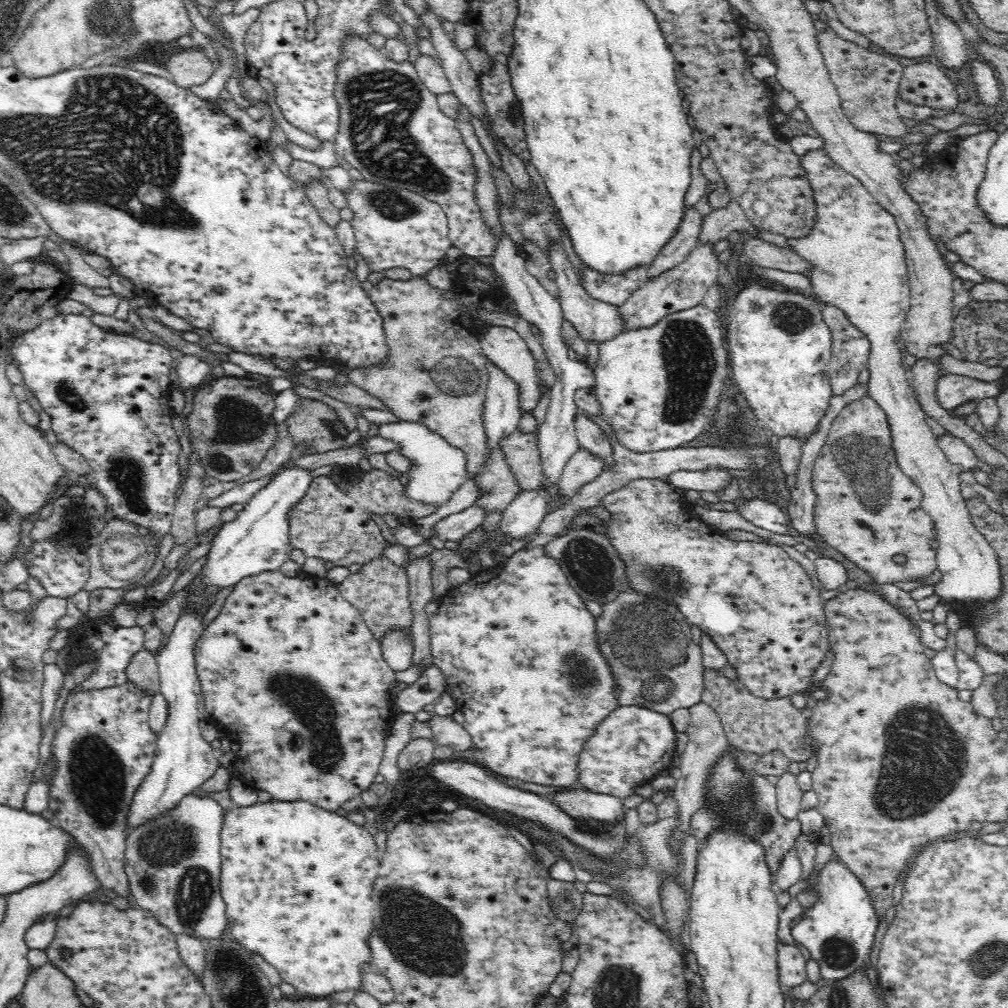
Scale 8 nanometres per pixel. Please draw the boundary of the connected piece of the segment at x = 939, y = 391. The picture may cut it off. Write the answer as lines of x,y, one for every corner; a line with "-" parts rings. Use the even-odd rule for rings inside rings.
940,374
935,380
935,395
942,406
952,409
966,402
996,396
1003,388
1000,378
979,380
960,374

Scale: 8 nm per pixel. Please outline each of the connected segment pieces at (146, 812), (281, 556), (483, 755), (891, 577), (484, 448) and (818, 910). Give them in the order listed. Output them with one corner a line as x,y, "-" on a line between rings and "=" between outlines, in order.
184,616
182,620
176,620
160,646
152,653
157,674
157,690
165,698
166,718
155,732
148,772
134,789
129,808
128,830
133,830
138,824
145,826
156,811
173,805
182,792
200,788
204,778
210,776
218,764
217,752
202,738
198,727
198,721
204,719
206,711
195,682
193,644
202,627
205,627
204,619
205,616
200,620
=
304,466
302,472
294,467
285,468
248,498
245,507
237,512
234,520
222,521
212,536
212,552
206,554
206,565
203,567
205,576
224,588
231,587
242,576
264,569
278,570
278,564
289,559
288,550
292,548
286,544
284,534
287,507
304,492
310,475
312,472
309,466
=
533,538
518,546
512,552
506,552
496,566
480,568
472,574
470,580
458,586
452,586
447,594
437,600
438,608
428,617
426,638
428,638
428,660
444,679
444,690
455,705
455,712
462,718
462,726
470,735
478,764
504,777
512,776
532,784
546,784
567,787
578,780
577,762
586,739
592,736
600,721
609,714
610,709
620,704
614,691
614,677
609,661
598,646
595,617
587,609
583,598
568,584
564,572
560,569
550,551
=
867,393
856,397
855,399
846,401
838,412
834,413
832,418
832,424
829,434
830,440
826,441
823,446
820,455
812,460
812,468
809,475
809,486
814,493
814,503
811,504
811,522
815,528
815,532
819,534
821,539
829,544
836,550
842,550
842,554
846,556
850,561
861,567
864,571
868,571
868,575
874,580
875,583
895,583
899,581
909,581
920,577
929,576
936,569
934,559
932,559
932,547
930,545
932,538
932,524
930,524
930,518
928,514
918,506
918,496
920,496
920,489
908,479
908,477
900,470
896,465
896,459
894,459
894,452
892,451
892,444
890,441
890,431
888,431
888,422
884,417
883,410
879,404
=
382,276
380,280
372,282
372,286
365,291
373,306
381,316
382,328
389,350
389,359
384,367
352,369
348,372
350,382
366,389
368,392
382,397
388,408
401,421
415,423
438,436
446,442
448,447
456,448
463,457
463,474
476,477
485,473
487,463
490,462
490,449
487,436
482,427
481,389
475,378
483,376
485,370
479,367
478,354
472,353
472,347
467,343
465,337
458,336
460,332
454,332
452,340
448,340
442,332
442,293
425,283
422,276
414,276
410,280
394,280
=
828,862
812,876
816,883
816,898
806,908
802,918
790,926
790,934
814,959
820,976
828,980
839,979
861,972
868,978
874,977
874,967
870,964
870,947
876,932
876,912
866,891
855,876
839,862

